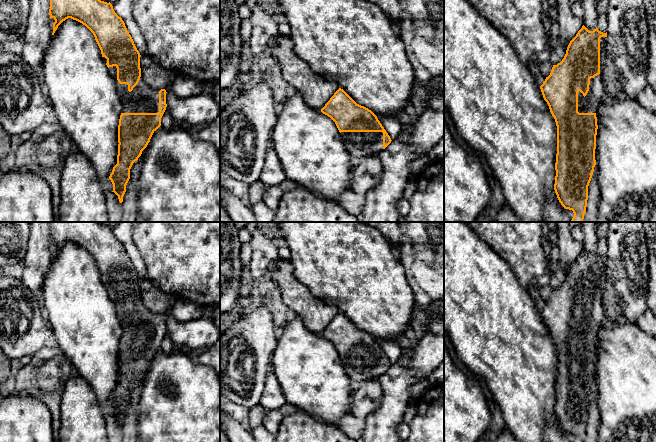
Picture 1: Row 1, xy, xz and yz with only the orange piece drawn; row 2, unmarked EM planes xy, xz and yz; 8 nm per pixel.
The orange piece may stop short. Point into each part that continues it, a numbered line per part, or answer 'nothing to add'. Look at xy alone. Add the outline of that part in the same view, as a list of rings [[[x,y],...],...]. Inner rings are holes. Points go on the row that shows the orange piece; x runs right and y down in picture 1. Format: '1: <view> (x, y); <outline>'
1: xy (142, 99); [[[116,66],[108,68],[114,79],[122,102],[122,113],[158,113],[159,89],[153,89],[145,83],[142,76],[131,92],[127,84],[120,84],[117,80]]]

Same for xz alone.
1: xz (359, 144); [[[341,132],[340,136],[354,162],[383,150],[382,132]]]

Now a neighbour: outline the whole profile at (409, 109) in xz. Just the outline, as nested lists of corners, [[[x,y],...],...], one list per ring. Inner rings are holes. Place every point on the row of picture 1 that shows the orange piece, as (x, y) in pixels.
[[[410,102],[406,107],[405,107],[405,112],[410,116],[411,118],[411,123],[410,126],[416,125],[419,116],[416,114],[415,107],[412,102]]]

